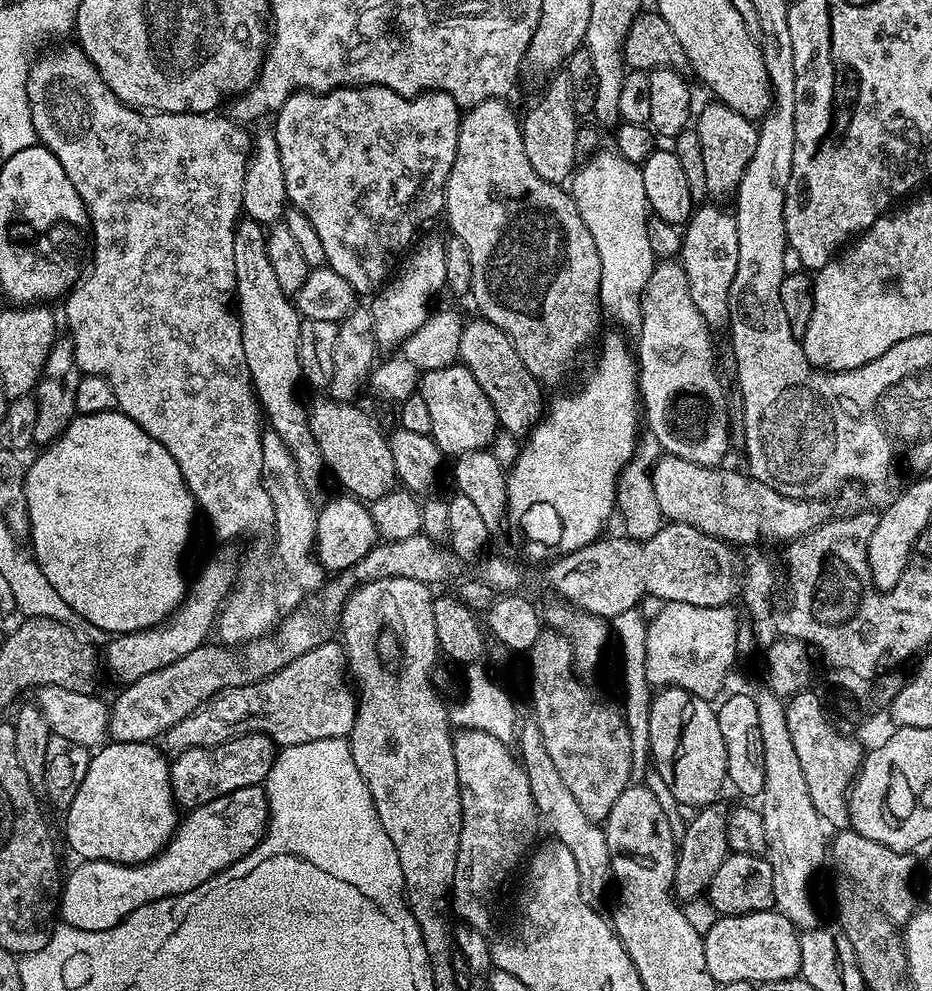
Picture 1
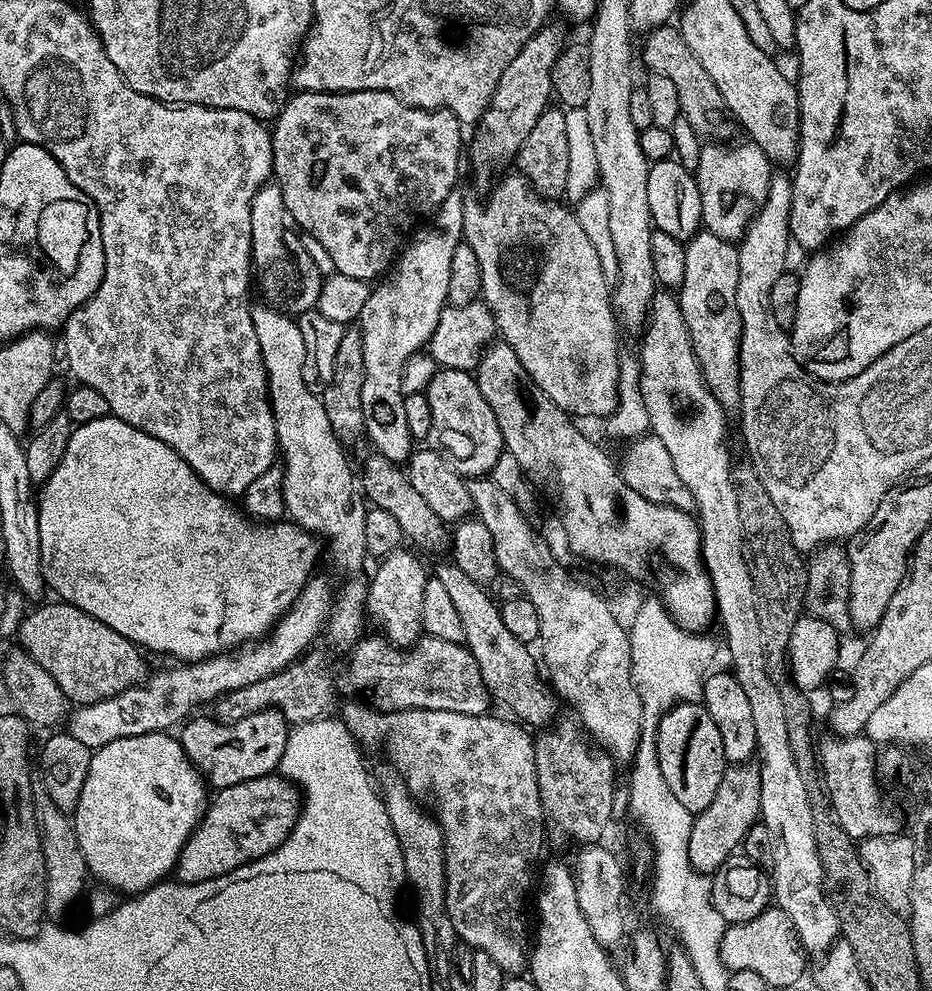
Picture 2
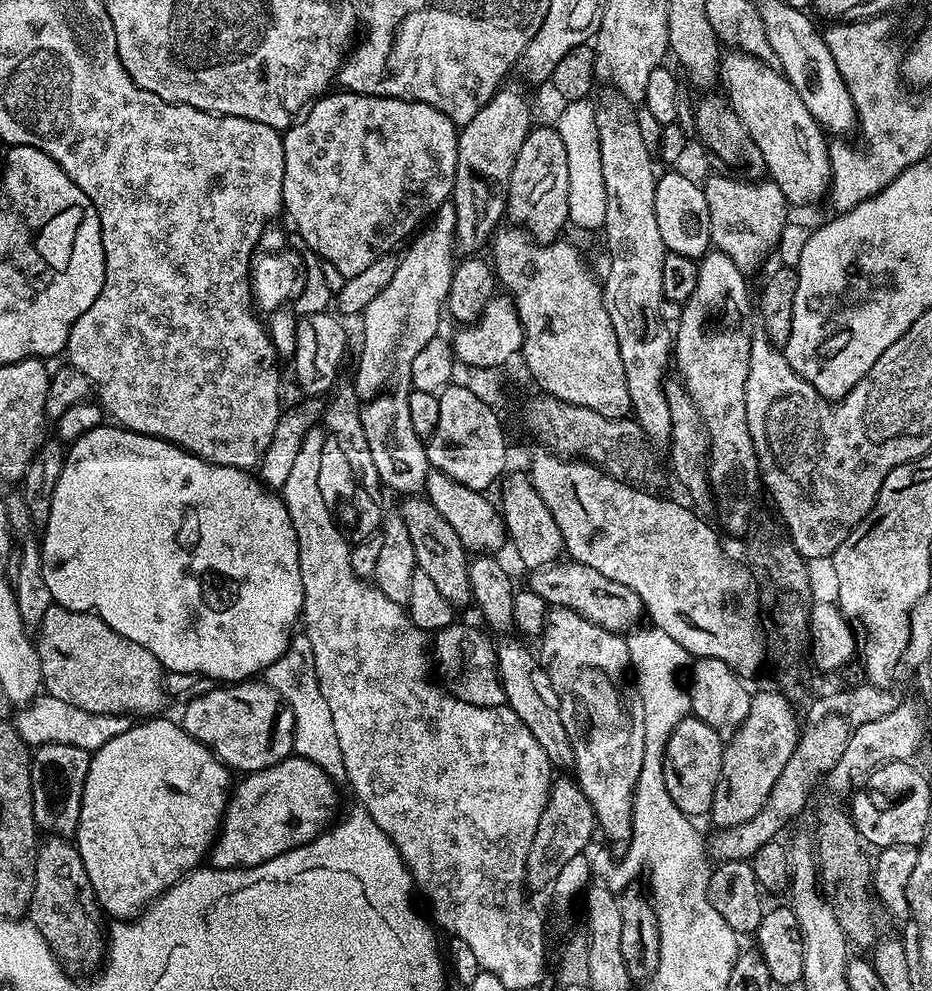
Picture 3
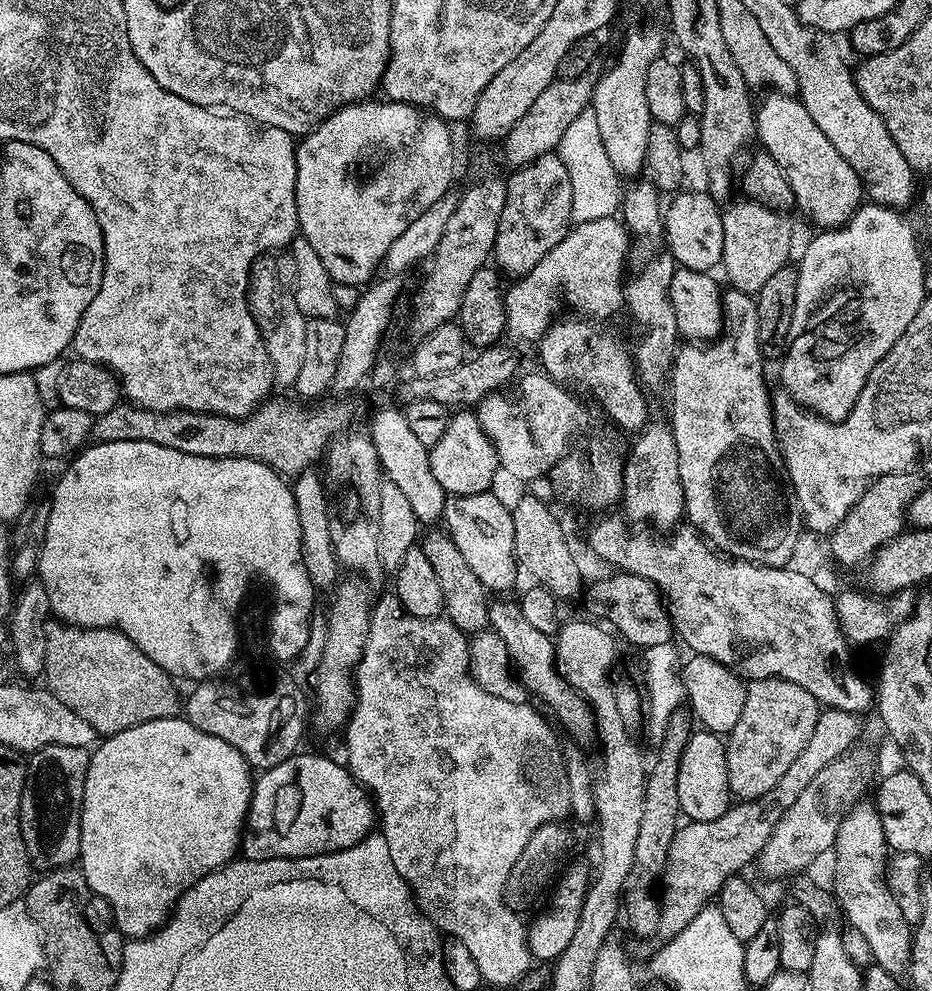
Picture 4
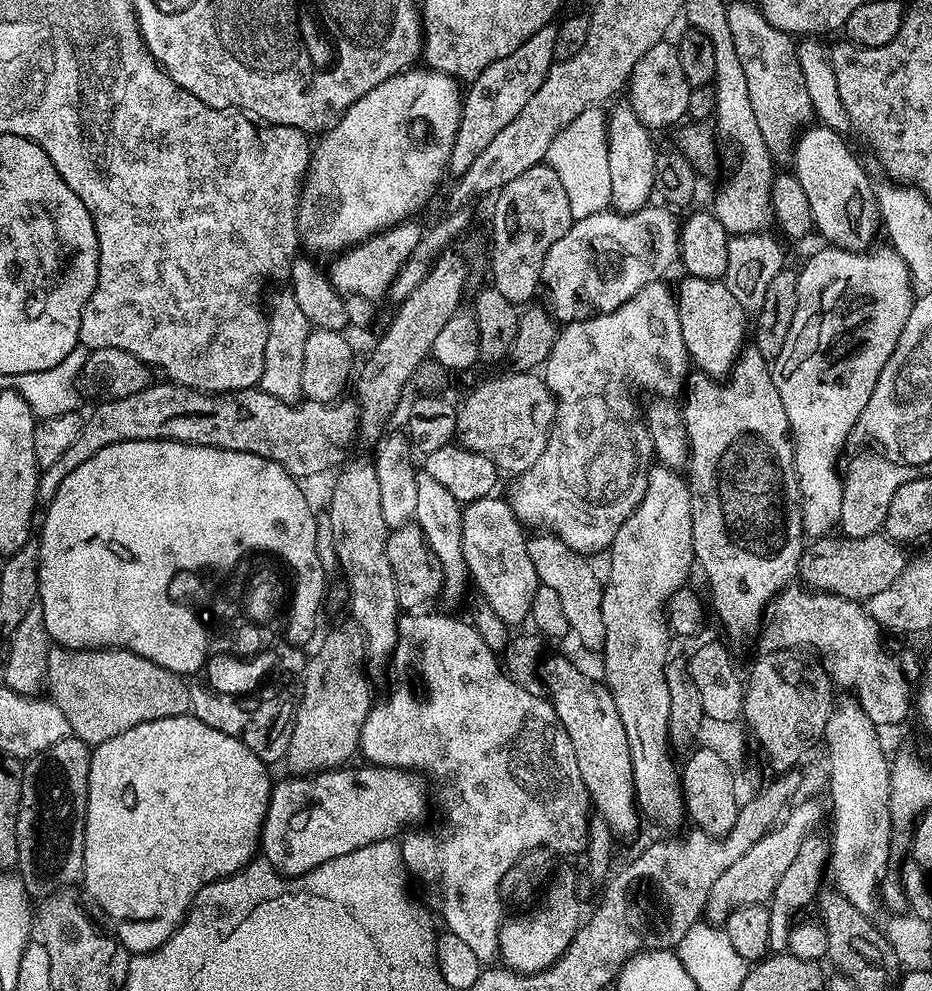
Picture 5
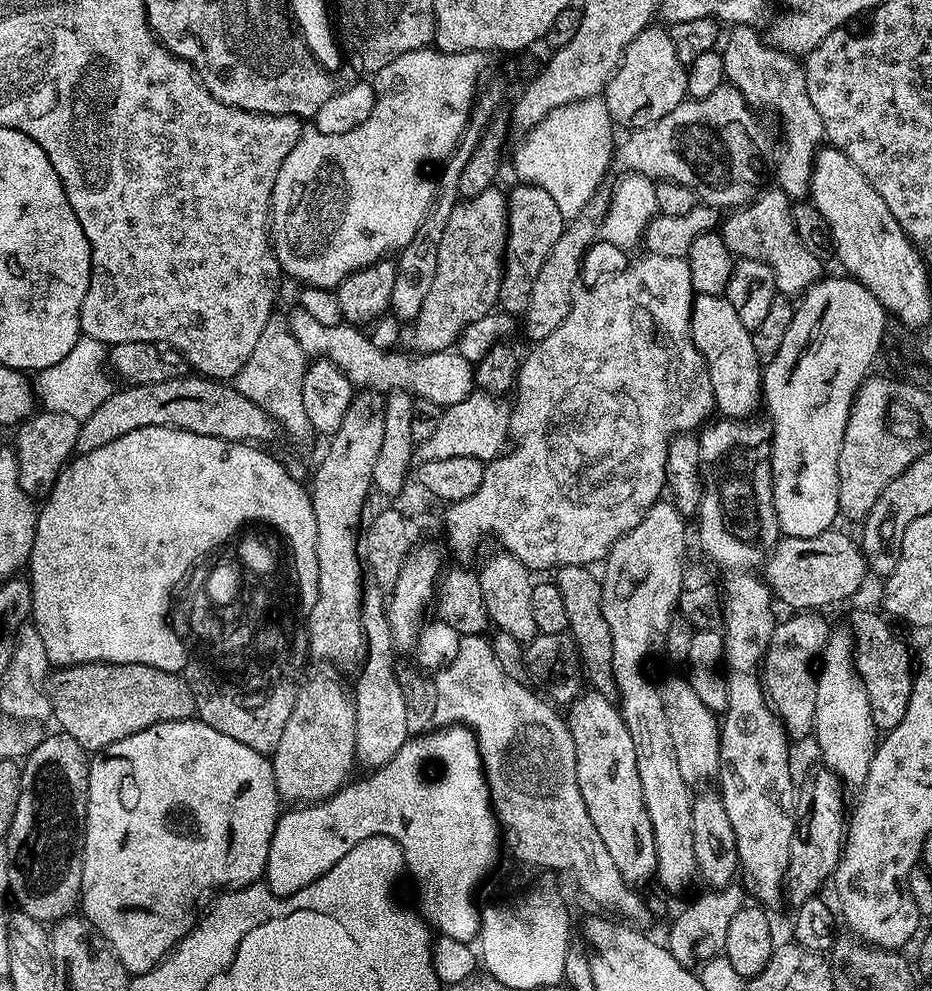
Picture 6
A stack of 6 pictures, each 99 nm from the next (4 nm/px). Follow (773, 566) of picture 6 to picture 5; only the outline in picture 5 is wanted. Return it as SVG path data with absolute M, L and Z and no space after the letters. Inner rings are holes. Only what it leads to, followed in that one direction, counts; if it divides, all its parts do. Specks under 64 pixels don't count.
M829 534L816 539L800 555L798 576L809 589L829 592L847 600L867 602L871 596L884 590L898 574L902 574L906 555L897 541L883 534L846 536Z

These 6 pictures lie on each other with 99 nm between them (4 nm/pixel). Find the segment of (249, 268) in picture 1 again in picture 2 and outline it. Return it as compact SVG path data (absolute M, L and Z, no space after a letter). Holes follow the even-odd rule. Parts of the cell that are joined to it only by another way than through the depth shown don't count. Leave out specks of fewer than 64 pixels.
M267 303L256 304L252 309L252 317L254 318L254 326L256 327L256 333L258 334L258 346L262 350L262 362L264 363L264 369L266 370L266 378L268 379L268 401L272 407L272 413L274 414L274 430L276 431L276 443L278 445L279 455L282 457L282 467L284 470L284 510L285 513L295 523L299 524L301 528L306 532L312 533L317 538L323 538L332 540L329 542L326 548L332 551L332 564L336 568L341 568L344 572L356 572L360 568L360 559L365 559L366 553L364 550L364 514L366 511L365 501L362 499L361 493L358 491L357 485L354 483L354 470L348 466L348 460L344 457L345 445L336 437L334 430L330 426L330 418L326 418L326 410L324 409L323 399L317 393L312 392L306 386L306 378L302 378L302 366L304 365L304 359L306 358L306 346L302 342L302 330L299 323L293 317L289 316L287 311L274 308L276 306L269 306Z

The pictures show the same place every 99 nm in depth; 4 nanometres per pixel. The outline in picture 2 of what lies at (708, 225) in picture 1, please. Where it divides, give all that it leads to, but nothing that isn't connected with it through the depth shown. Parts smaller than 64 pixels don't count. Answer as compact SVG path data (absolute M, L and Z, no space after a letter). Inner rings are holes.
M701 230L686 244L686 278L678 289L680 309L686 318L686 330L700 363L700 369L709 390L718 398L725 410L732 410L740 403L740 335L742 318L738 314L738 254L739 247L731 240L718 238Z

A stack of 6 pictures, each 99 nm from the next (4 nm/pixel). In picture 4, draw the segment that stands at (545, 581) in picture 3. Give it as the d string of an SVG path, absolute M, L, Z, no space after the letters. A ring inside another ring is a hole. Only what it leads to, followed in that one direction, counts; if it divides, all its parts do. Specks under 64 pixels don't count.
M615 573L610 578L604 578L592 585L588 592L588 606L598 616L604 618L623 640L638 647L638 650L650 646L660 646L671 643L674 638L672 620L664 606L663 596L656 588L656 584L640 575Z

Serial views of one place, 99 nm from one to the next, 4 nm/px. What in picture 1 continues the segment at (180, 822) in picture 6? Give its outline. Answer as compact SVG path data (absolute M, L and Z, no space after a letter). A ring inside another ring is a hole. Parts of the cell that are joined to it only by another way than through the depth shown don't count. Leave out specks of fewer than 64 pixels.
M108 742L89 759L86 778L74 794L74 802L63 813L64 836L81 861L105 860L119 864L145 864L164 850L178 823L178 805L172 796L172 770L167 755L152 742L122 744Z

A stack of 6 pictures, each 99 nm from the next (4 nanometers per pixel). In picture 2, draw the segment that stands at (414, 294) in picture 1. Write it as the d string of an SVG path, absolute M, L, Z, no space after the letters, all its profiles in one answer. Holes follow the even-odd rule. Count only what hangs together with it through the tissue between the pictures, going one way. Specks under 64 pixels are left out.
M459 187L452 188L450 194L446 194L446 198L442 198L442 202L435 212L431 213L427 223L415 229L414 237L416 236L416 241L412 245L409 243L399 253L390 275L381 279L369 291L366 306L362 306L362 314L358 321L358 327L362 334L362 354L366 358L366 379L362 382L364 436L376 447L373 449L379 455L386 457L391 464L403 465L414 451L414 441L410 429L406 426L405 395L402 390L400 375L402 374L402 366L406 366L408 359L427 345L428 340L438 326L438 318L448 304L450 265L454 258L454 250L464 238L464 205L466 197L460 191Z

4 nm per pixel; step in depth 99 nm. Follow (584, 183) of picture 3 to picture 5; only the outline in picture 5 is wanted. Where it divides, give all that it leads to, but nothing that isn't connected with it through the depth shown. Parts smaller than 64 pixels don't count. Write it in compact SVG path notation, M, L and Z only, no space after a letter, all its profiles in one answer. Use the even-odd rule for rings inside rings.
M600 106L586 109L574 118L550 142L546 163L554 170L554 174L558 174L558 182L562 182L562 190L566 190L573 220L590 218L590 214L605 211L612 201L605 109Z

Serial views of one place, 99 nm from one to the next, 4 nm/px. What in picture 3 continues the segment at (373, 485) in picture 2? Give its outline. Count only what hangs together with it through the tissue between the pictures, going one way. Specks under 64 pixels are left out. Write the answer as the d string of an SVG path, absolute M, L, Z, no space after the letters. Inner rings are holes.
M408 494L398 508L402 522L406 522L406 534L414 542L414 558L419 571L430 574L434 587L442 593L442 598L452 604L453 609L464 610L472 604L468 562L470 552L464 547L461 538L454 532L449 522L442 518L434 506L420 494Z

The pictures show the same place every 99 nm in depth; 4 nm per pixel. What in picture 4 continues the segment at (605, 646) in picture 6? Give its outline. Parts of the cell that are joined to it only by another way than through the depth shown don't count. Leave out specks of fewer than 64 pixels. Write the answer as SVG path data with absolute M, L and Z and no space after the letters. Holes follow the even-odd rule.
M524 496L517 504L511 505L514 522L514 551L516 563L533 576L541 588L550 590L557 601L572 600L580 592L580 564L568 545L568 536L560 520L548 509L544 500L536 496Z

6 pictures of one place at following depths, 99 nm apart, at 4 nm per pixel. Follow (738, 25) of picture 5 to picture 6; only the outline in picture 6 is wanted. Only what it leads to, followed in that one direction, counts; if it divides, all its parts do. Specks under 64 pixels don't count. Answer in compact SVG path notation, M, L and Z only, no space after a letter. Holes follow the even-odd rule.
M736 26L731 29L728 41L722 47L724 75L727 83L740 89L753 109L769 108L784 119L784 145L779 145L776 160L775 187L780 188L793 201L800 202L809 195L812 186L812 167L816 153L825 143L822 117L814 110L810 94L806 90L804 65L789 52L775 48L752 26Z

